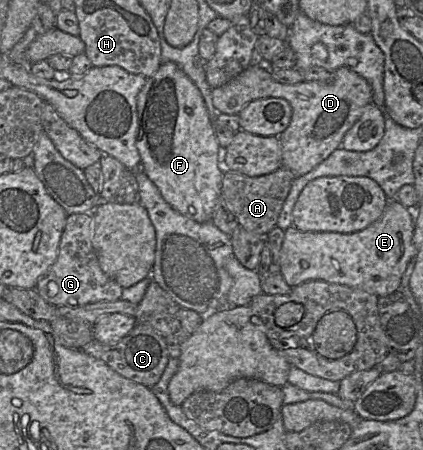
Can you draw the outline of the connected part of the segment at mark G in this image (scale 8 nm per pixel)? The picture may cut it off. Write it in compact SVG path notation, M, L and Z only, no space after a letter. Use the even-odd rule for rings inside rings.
M74 213L67 216L58 250L58 256L48 271L38 280L35 290L54 306L82 306L99 301L117 301L123 287L106 275L92 246L92 213Z

